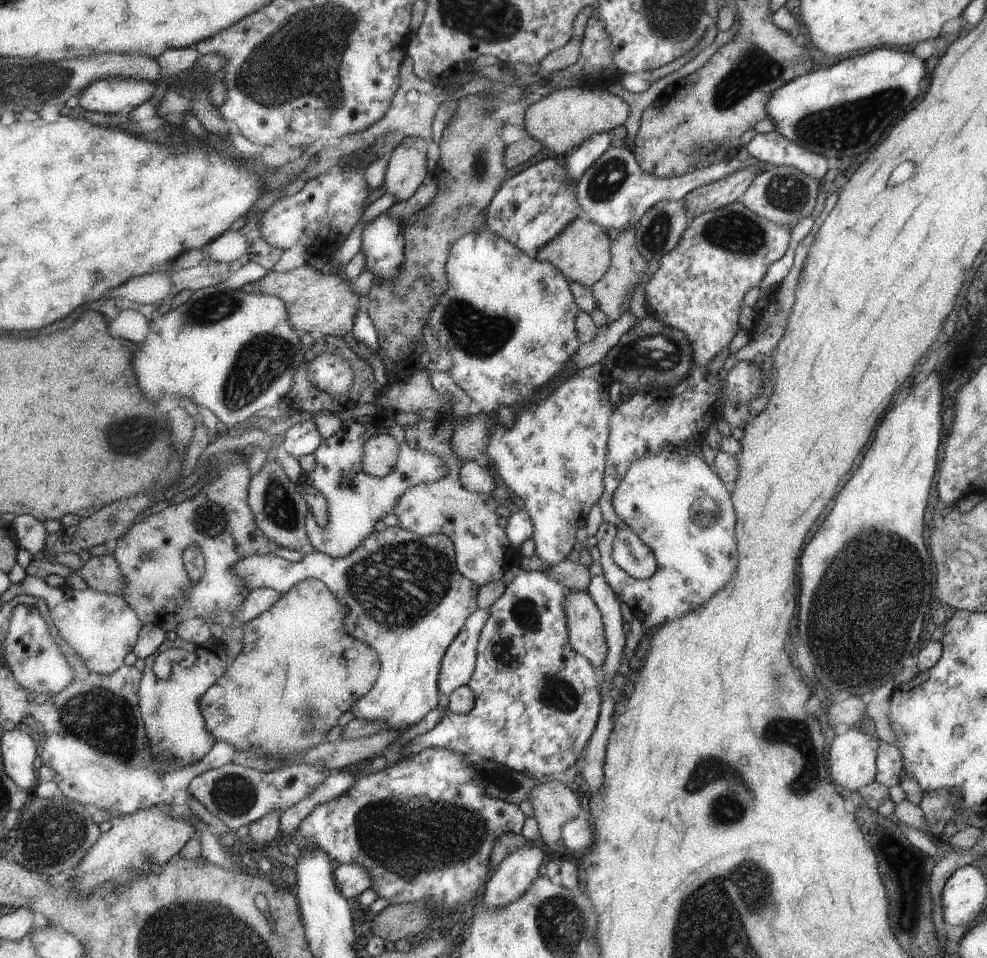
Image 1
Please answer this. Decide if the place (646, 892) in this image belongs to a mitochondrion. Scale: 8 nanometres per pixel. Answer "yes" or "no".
no

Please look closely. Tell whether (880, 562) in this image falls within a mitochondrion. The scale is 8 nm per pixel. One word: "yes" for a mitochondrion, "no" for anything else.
yes

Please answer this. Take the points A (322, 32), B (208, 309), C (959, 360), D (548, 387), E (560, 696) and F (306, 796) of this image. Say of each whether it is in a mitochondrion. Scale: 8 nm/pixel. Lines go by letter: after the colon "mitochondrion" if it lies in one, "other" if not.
A: mitochondrion
B: mitochondrion
C: other
D: other
E: mitochondrion
F: other

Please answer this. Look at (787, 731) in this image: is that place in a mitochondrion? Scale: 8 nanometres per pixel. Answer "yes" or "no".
yes

